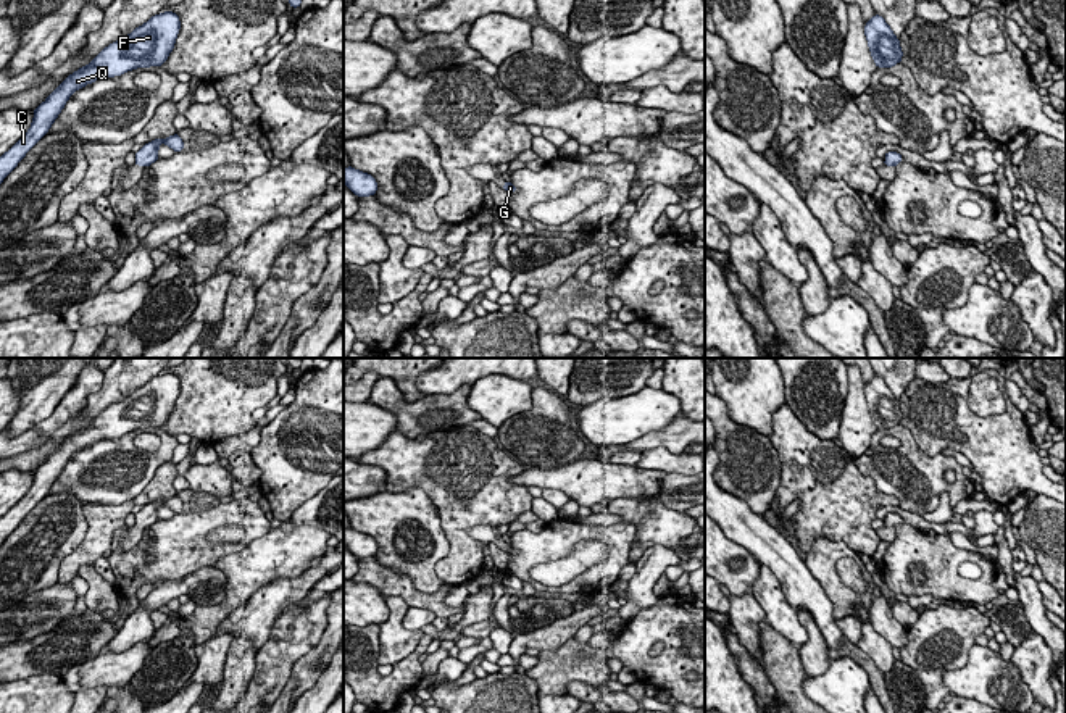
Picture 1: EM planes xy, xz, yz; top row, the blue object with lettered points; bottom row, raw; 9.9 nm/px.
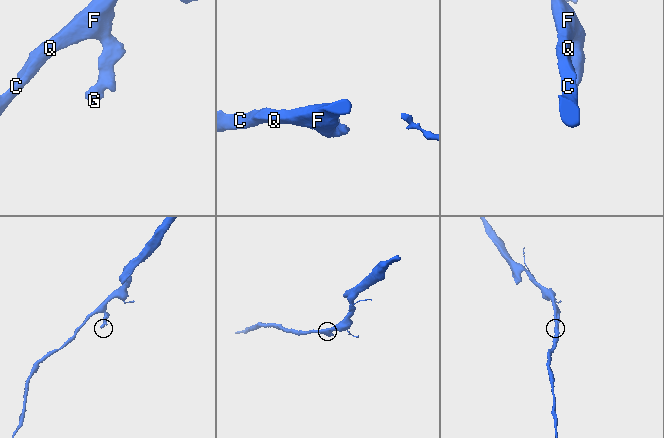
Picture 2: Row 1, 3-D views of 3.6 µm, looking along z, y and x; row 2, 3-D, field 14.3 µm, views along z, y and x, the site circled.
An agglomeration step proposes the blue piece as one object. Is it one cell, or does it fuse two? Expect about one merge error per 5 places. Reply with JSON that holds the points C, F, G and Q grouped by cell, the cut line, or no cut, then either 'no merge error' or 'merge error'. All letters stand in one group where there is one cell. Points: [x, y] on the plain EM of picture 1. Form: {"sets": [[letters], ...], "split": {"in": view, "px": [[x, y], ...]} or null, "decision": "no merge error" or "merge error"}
{"sets": [["C", "F", "G", "Q"]], "split": null, "decision": "no merge error"}

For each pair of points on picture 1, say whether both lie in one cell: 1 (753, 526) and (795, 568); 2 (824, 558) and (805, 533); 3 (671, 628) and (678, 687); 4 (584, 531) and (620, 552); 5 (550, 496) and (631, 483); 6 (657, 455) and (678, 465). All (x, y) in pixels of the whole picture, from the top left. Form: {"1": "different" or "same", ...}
{"1": "same", "2": "different", "3": "same", "4": "same", "5": "different", "6": "same"}

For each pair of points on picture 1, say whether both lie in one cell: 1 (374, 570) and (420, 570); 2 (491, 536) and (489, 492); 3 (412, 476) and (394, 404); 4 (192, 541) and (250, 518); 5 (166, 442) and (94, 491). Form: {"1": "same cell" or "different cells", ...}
{"1": "different cells", "2": "different cells", "3": "different cells", "4": "same cell", "5": "same cell"}

